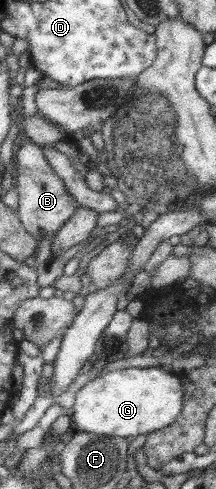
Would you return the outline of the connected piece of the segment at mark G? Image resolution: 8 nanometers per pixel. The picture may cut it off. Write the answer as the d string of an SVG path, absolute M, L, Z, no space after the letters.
M165 367L113 370L89 381L75 393L70 417L77 430L108 437L136 437L167 428L182 409L183 385Z

